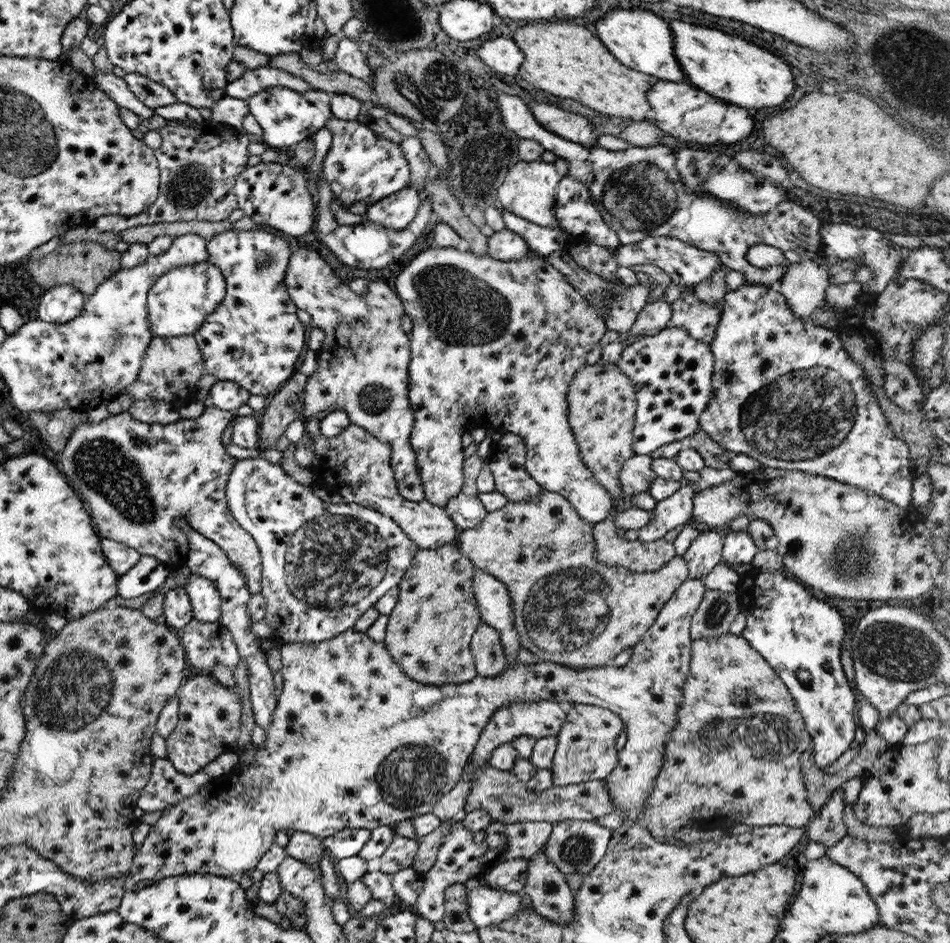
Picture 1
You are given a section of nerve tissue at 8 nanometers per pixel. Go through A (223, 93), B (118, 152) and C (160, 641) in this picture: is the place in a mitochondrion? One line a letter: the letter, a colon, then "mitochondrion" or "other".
A: other
B: other
C: other

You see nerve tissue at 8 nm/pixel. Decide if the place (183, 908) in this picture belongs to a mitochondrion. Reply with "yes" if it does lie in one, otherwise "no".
no

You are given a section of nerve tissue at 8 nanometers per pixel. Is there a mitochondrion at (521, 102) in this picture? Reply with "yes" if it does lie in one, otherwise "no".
no

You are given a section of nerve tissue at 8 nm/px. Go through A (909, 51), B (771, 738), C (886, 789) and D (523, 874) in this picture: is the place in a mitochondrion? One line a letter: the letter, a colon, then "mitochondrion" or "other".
A: mitochondrion
B: mitochondrion
C: other
D: other

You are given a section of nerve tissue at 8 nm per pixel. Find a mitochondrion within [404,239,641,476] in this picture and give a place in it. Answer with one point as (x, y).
(457, 307)

